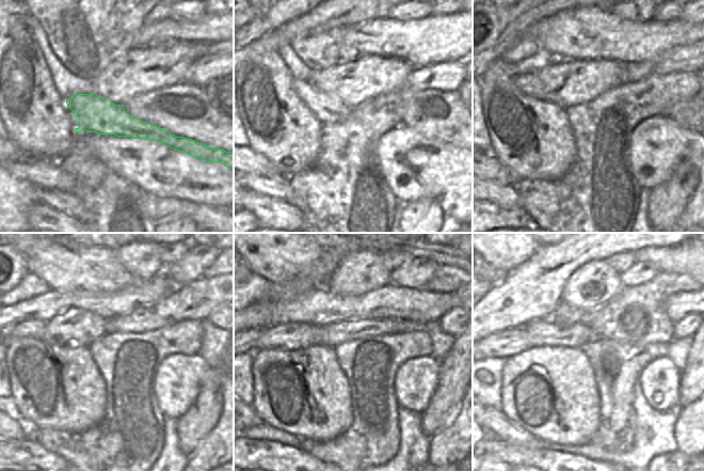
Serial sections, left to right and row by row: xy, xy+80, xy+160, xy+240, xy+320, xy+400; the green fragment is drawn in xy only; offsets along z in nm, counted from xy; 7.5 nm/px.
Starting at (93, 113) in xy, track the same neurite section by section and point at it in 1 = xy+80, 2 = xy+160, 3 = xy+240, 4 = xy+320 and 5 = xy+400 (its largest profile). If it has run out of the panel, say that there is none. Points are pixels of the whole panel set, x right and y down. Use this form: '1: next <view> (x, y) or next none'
1: next xy+80 (329, 109)
2: next xy+160 (529, 84)
3: next xy+240 (34, 329)
4: next xy+320 (255, 332)
5: next none

